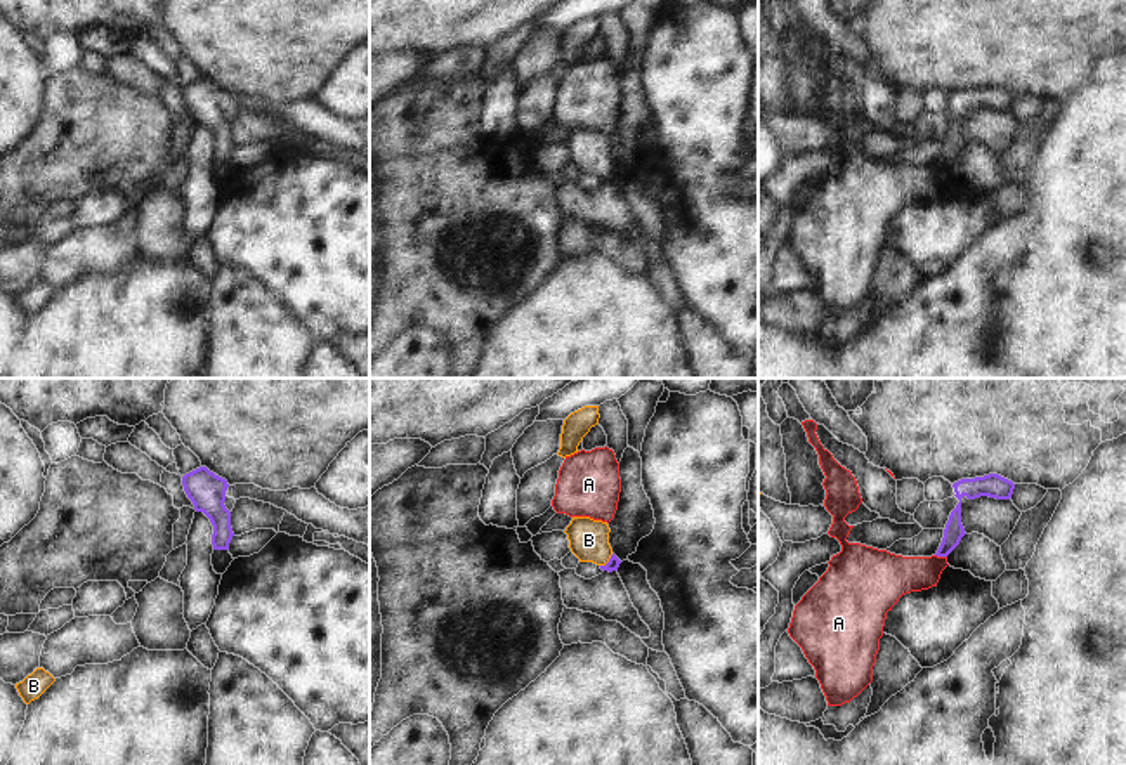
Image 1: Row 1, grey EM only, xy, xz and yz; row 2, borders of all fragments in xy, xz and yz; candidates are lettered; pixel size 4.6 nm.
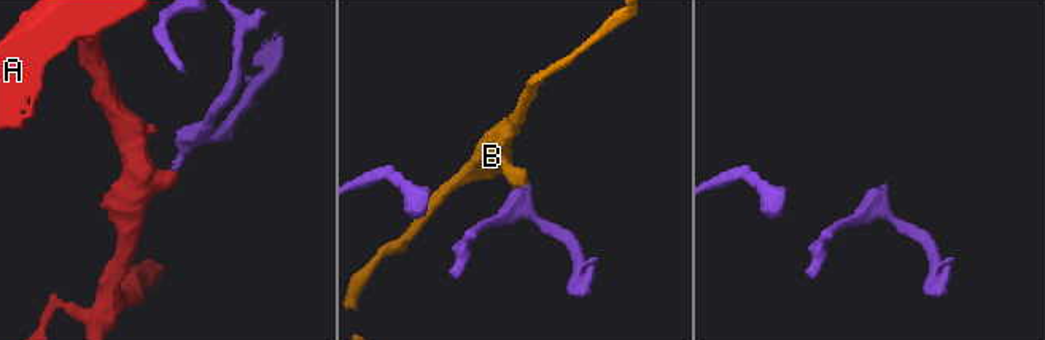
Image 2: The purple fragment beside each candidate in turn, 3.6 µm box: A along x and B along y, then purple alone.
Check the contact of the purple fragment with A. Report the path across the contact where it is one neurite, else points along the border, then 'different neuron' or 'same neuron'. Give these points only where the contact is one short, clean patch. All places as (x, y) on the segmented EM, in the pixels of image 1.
border yz (936, 554), (946, 557); different neuron

